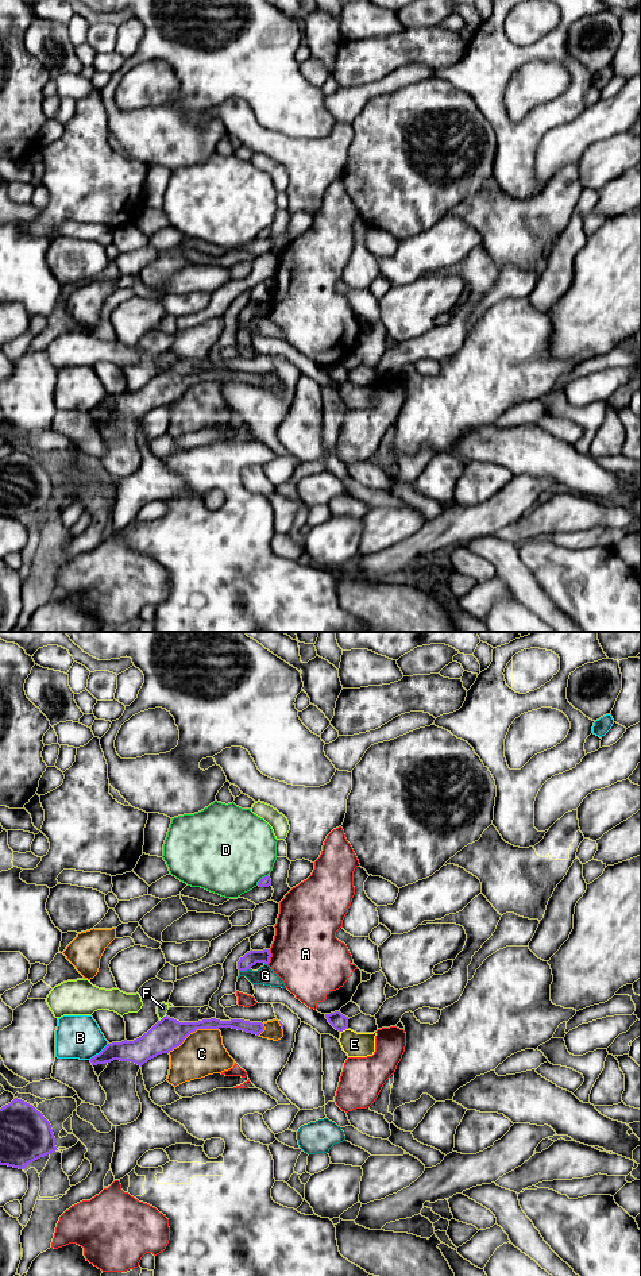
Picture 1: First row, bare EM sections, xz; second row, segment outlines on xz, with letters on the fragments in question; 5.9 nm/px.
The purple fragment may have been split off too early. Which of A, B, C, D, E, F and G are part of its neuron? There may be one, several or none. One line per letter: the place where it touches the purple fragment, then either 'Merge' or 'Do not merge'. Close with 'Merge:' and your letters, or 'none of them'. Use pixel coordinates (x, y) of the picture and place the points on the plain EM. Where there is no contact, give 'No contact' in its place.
A: Touches purple at xz (270, 308). Do not merge
B: Touches purple at xz (100, 404). Do not merge
C: Touches purple at xz (192, 384). Do not merge
D: Touches purple at xz (261, 231). Do not merge
E: Touches purple at xz (343, 381). Do not merge
F: Touches purple at xz (162, 370). Do not merge
G: Touches purple at xz (244, 322). Do not merge
Merge: none of them

